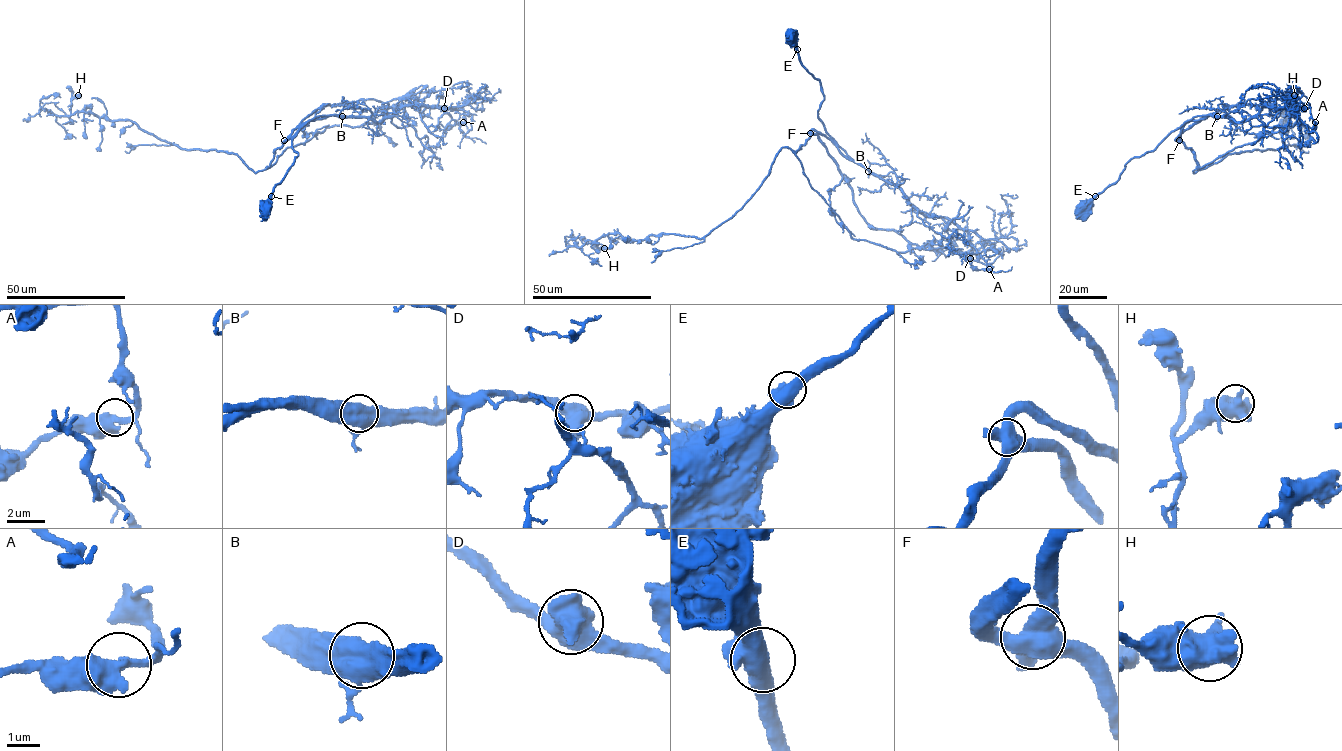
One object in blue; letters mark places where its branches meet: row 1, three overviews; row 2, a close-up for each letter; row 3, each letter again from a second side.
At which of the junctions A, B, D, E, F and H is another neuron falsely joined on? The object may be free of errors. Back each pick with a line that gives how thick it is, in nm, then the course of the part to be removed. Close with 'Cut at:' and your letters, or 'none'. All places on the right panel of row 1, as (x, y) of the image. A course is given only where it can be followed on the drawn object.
F: Thickness 600 nm. Course of the part to remove: (1179, 141), (1209, 114), (1236, 105), (1287, 102), (1292, 99), (1286, 90), (1293, 93)
Cut at: F

